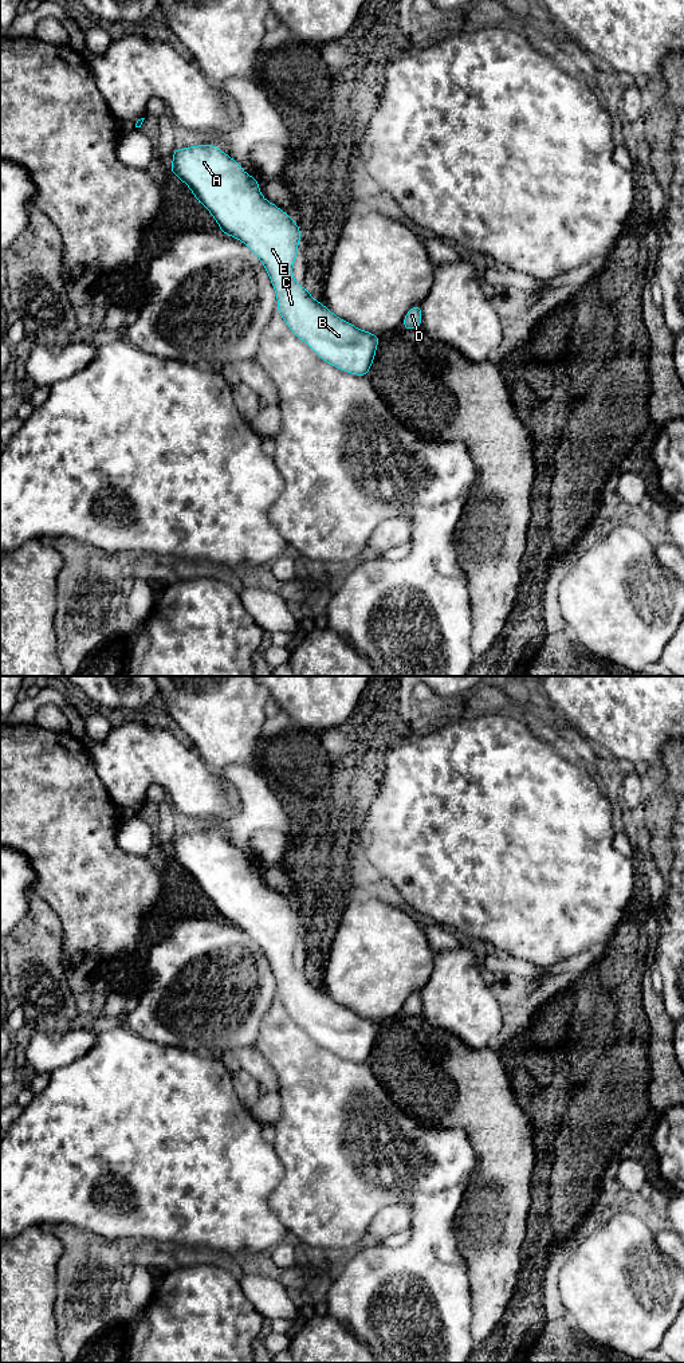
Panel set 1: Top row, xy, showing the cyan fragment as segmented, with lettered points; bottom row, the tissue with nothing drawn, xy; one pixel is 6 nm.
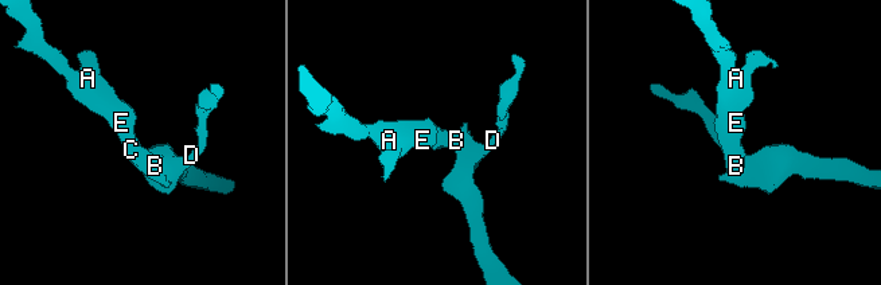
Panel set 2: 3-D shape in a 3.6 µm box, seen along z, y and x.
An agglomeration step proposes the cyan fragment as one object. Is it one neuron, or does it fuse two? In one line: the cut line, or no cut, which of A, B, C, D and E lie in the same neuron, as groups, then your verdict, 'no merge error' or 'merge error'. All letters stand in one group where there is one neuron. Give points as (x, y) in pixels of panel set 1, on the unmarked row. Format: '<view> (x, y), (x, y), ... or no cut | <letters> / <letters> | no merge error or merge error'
no cut | A B C D E | no merge error

